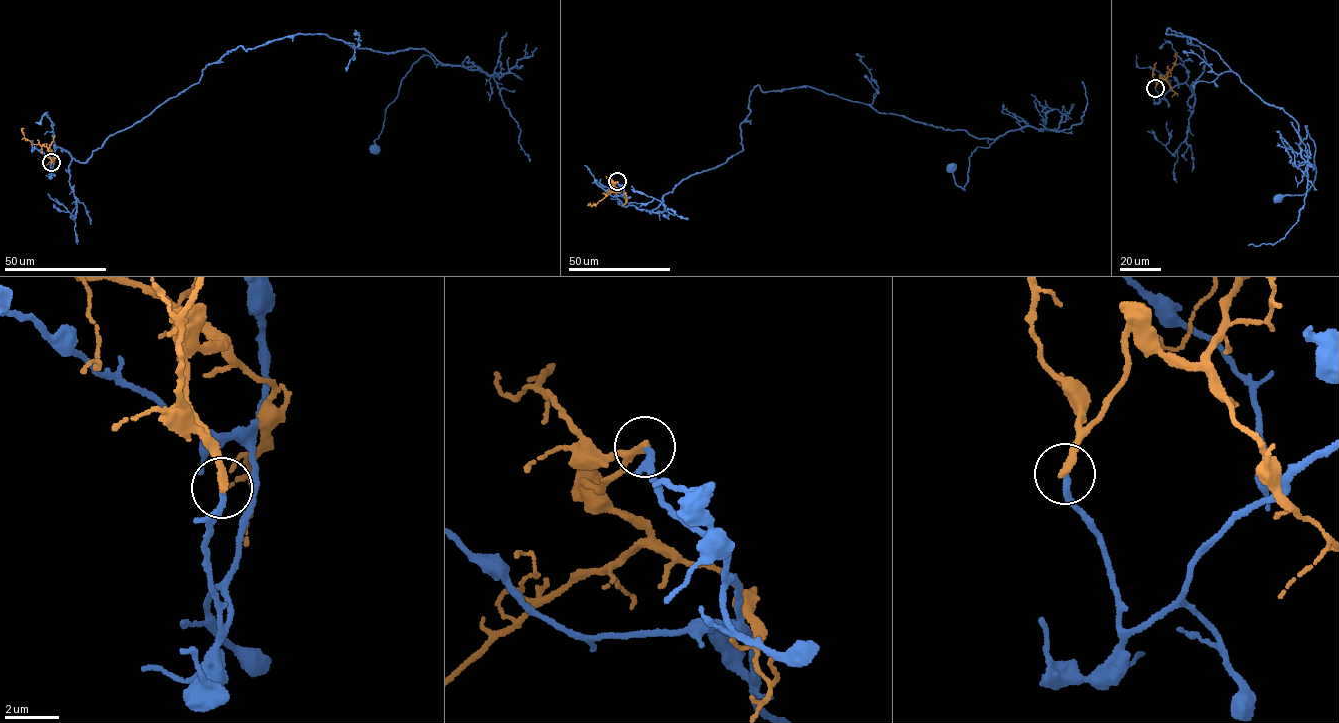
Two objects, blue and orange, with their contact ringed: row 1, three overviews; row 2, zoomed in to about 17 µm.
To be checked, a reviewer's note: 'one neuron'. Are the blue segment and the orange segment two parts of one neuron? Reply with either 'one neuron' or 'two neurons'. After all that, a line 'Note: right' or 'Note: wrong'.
two neurons
Note: wrong

